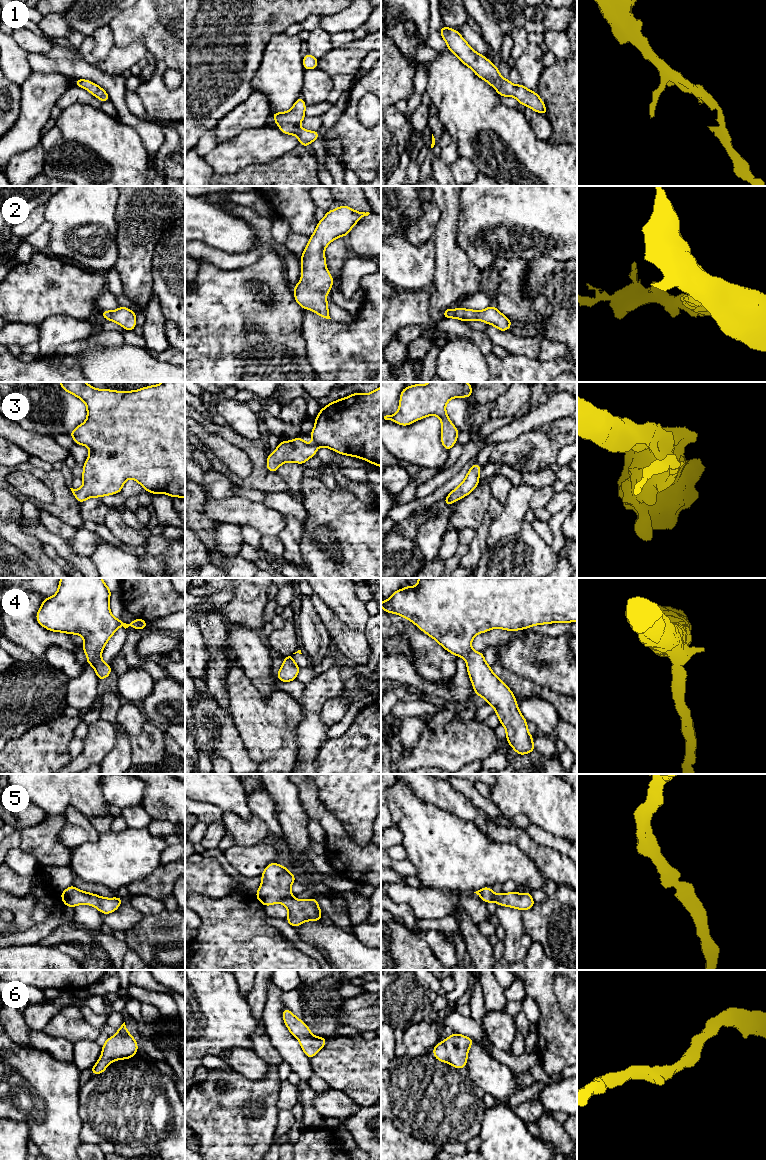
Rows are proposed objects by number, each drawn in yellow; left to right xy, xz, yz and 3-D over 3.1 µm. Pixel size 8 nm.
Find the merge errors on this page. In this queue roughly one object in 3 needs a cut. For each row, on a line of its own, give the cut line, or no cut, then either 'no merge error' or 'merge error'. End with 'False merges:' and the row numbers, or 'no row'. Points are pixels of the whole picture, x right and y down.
1: no cut | no merge error
2: no cut | no merge error
3: no cut | no merge error
4: no cut | no merge error
5: no cut | no merge error
6: no cut | no merge error
False merges: no row

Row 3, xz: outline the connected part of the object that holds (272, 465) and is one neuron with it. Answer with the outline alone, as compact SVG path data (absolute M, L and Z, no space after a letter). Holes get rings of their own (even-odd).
M381 386L368 394L353 393L350 396L330 402L321 408L314 419L315 427L308 435L314 440L314 444L307 444L302 436L292 441L281 441L273 453L269 453L266 468L270 472L277 472L279 466L286 462L296 462L304 465L305 462L317 454L317 447L326 447L346 456L354 456L366 460L377 467L381 467Z

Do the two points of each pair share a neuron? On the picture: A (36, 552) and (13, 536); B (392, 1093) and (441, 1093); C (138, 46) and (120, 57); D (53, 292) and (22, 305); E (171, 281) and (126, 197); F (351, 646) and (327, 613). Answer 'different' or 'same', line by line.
A: same
B: same
C: same
D: same
E: different
F: same

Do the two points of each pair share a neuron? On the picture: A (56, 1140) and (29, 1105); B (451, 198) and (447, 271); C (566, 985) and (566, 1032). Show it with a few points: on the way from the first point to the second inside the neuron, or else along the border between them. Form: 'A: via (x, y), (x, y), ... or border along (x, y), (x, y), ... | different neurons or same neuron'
A: via (56, 1131), (38, 1113) | same neuron
B: via (450, 216), (447, 226), (447, 253) | same neuron
C: border along (555, 995), (559, 1007), (566, 1017) | different neurons

